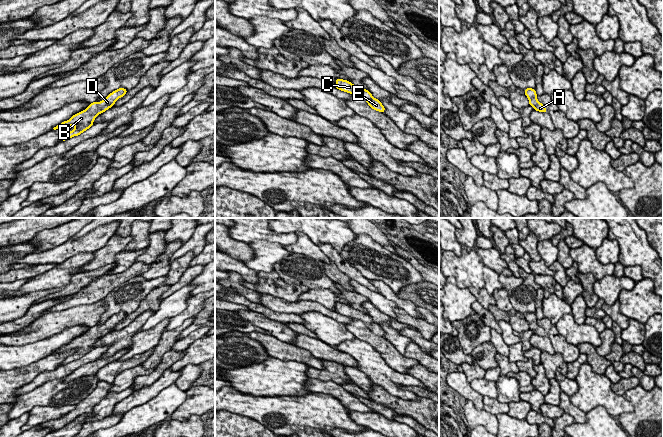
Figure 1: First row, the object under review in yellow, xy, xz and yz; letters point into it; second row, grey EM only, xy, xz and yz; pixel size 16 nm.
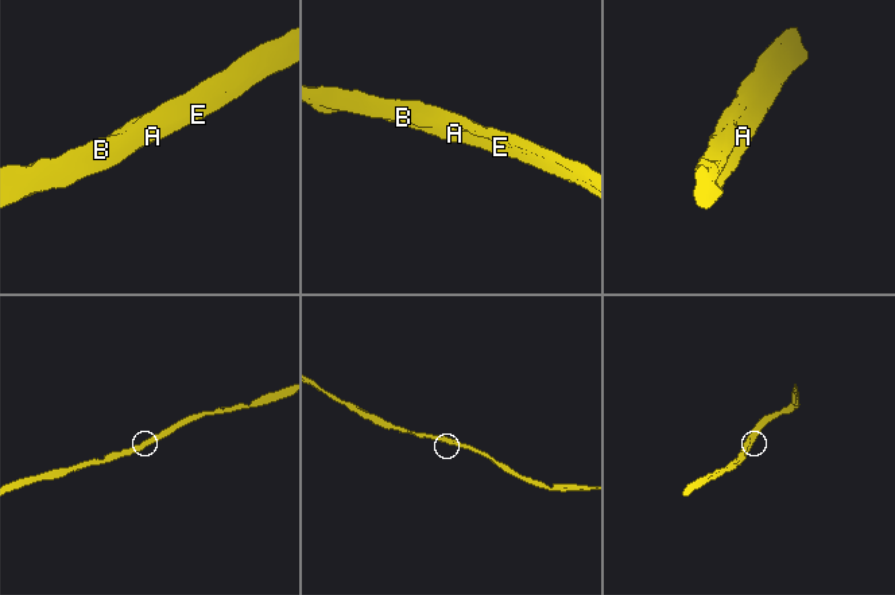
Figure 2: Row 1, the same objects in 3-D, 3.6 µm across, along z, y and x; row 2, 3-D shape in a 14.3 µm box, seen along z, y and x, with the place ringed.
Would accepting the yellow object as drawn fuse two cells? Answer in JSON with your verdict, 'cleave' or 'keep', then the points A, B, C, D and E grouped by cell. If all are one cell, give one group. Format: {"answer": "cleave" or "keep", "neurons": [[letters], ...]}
{"answer": "keep", "neurons": [["A", "B", "C", "D", "E"]]}

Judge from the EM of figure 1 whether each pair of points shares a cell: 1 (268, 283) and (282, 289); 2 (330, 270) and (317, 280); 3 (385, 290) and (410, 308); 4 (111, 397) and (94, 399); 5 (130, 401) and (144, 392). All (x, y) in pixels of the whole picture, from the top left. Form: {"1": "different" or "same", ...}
{"1": "same", "2": "different", "3": "same", "4": "different", "5": "same"}

